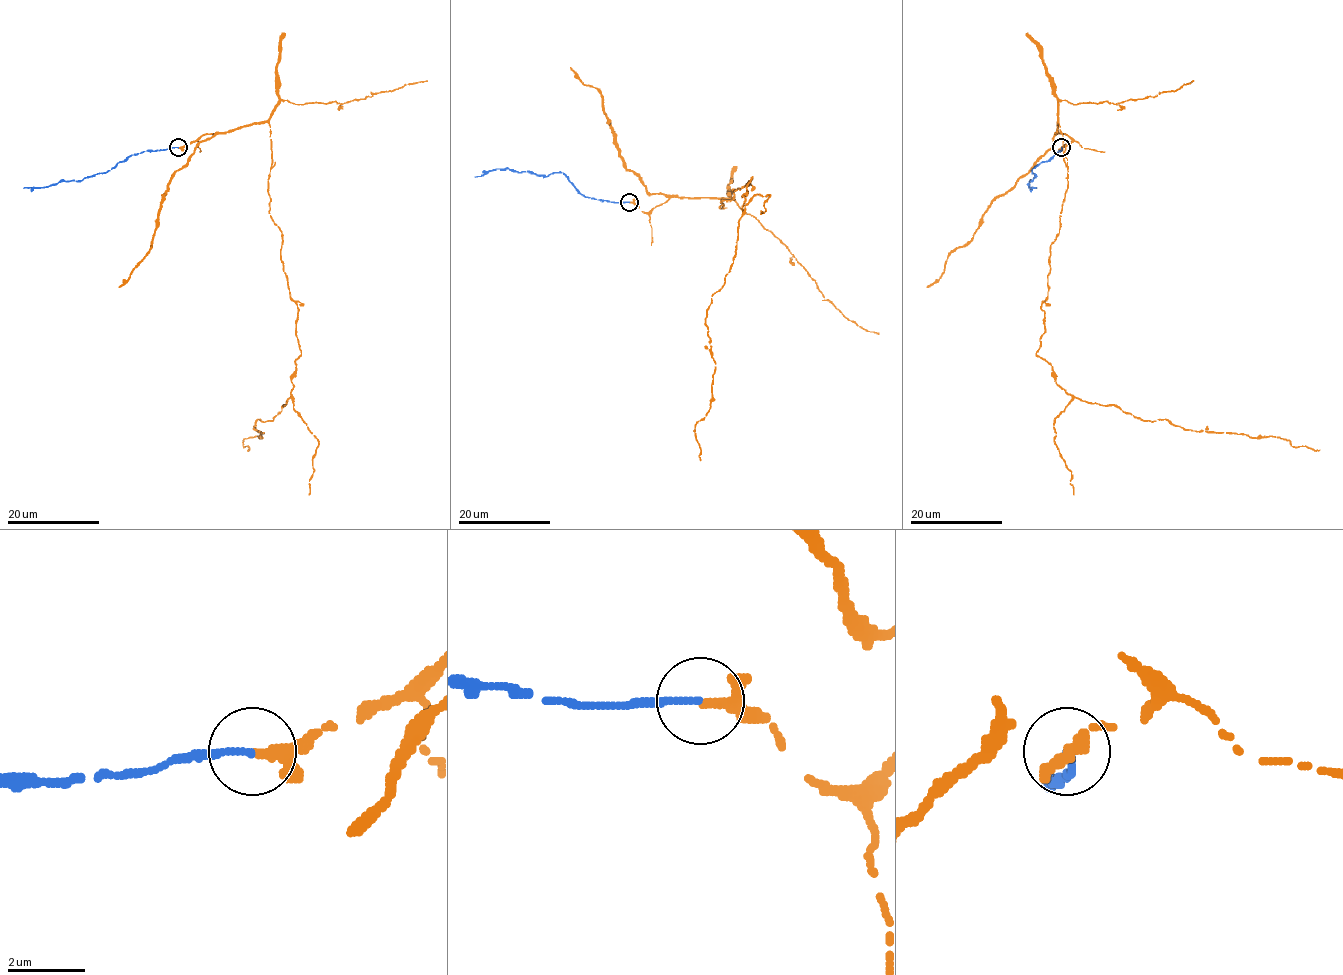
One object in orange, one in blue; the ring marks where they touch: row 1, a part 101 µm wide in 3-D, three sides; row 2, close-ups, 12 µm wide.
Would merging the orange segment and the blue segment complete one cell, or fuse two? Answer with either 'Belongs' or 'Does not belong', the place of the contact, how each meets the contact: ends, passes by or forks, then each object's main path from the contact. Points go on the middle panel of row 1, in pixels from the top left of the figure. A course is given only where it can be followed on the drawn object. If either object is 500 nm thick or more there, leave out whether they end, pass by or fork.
Belongs. Place: (629, 202). At the ring orange passes by. At the ring blue ends. Course of orange: (630, 202), (650, 212), (706, 197), (720, 208), (753, 176), (706, 315), (715, 363), (694, 426), (700, 460). Course of blue: (629, 202), (614, 203), (583, 196), (561, 173), (544, 176), (499, 168), (475, 176)

